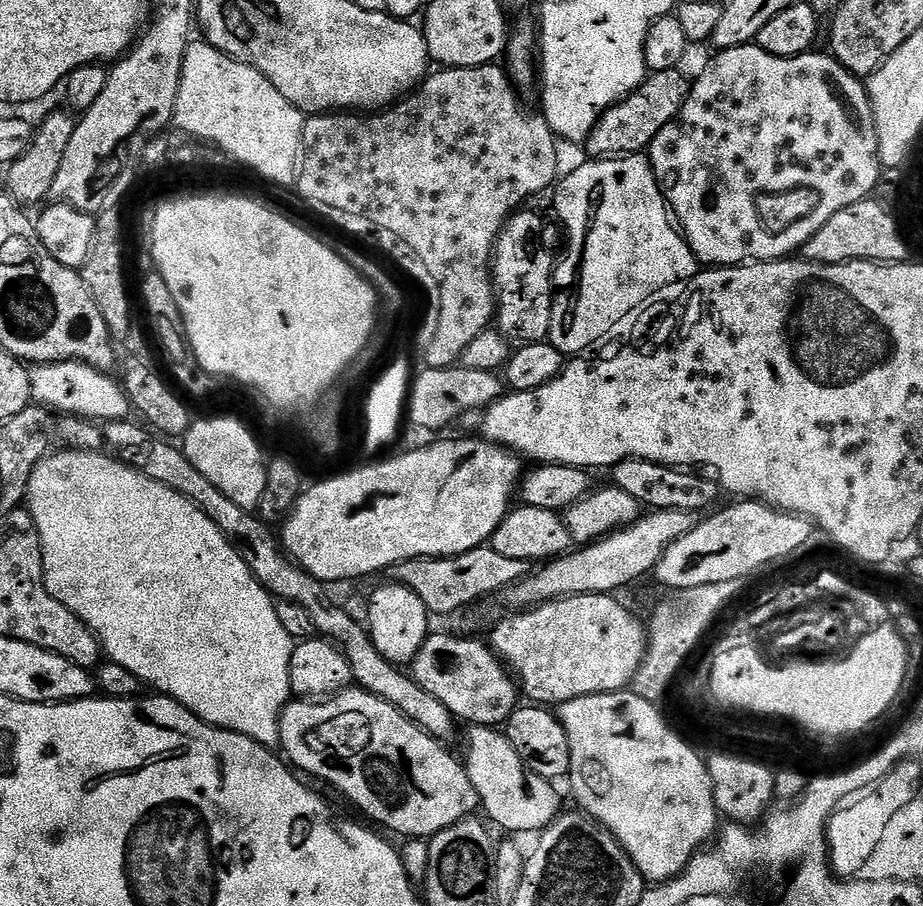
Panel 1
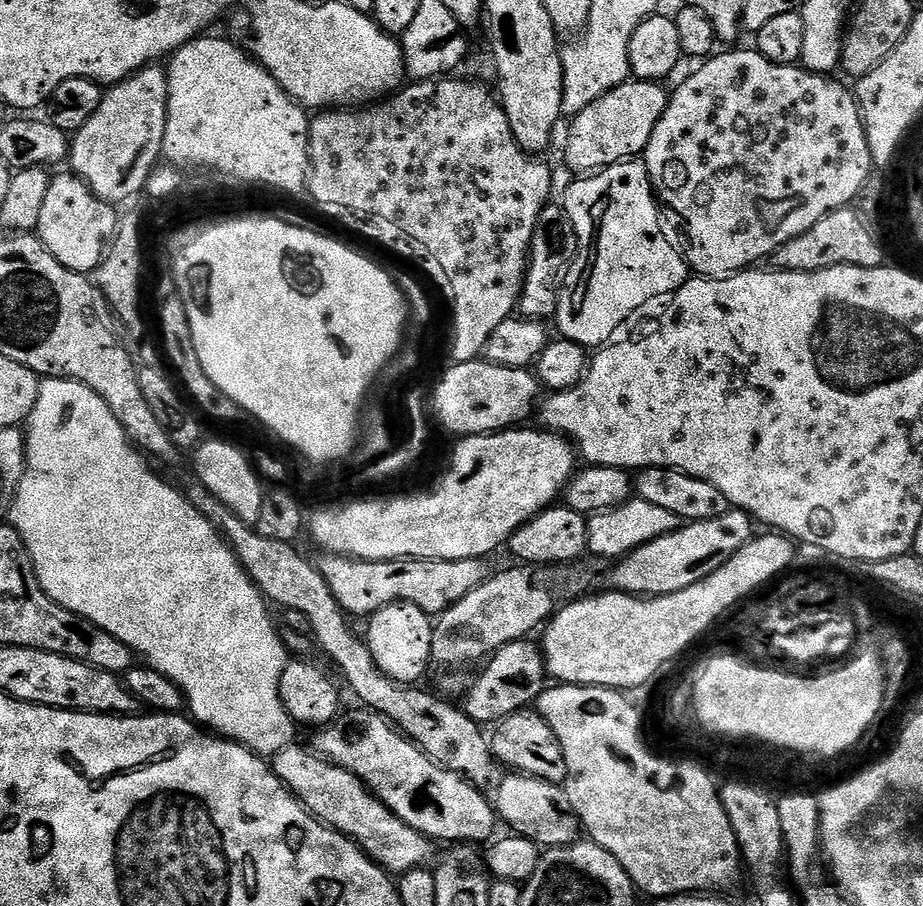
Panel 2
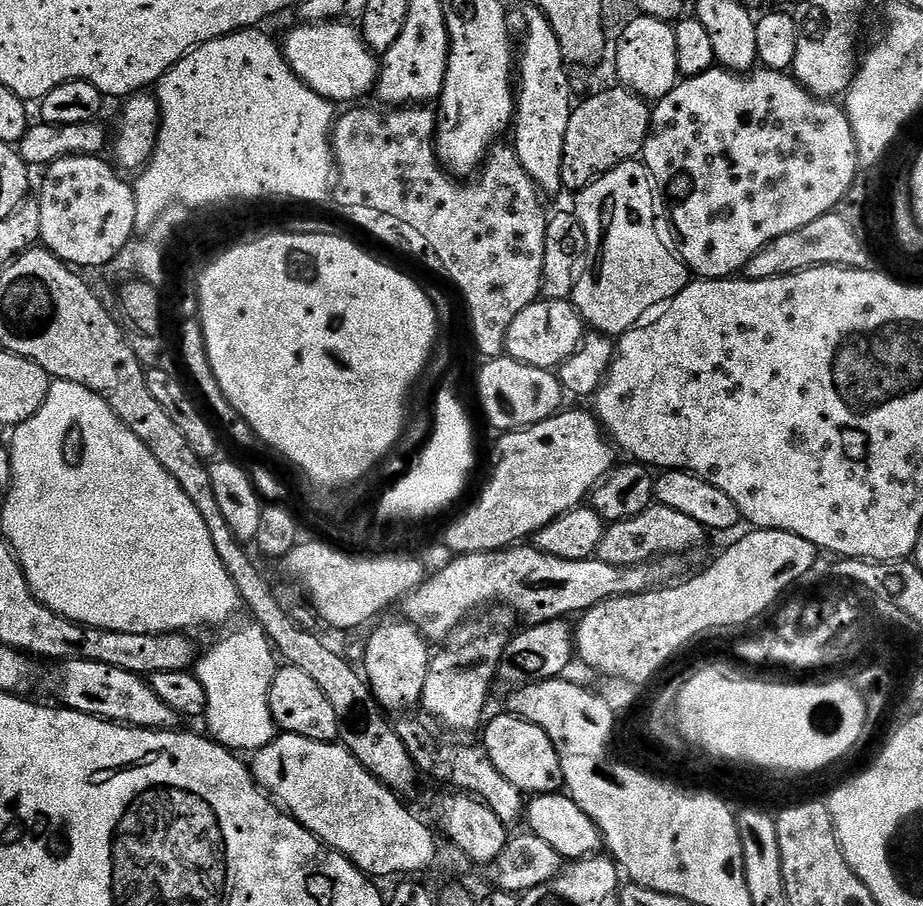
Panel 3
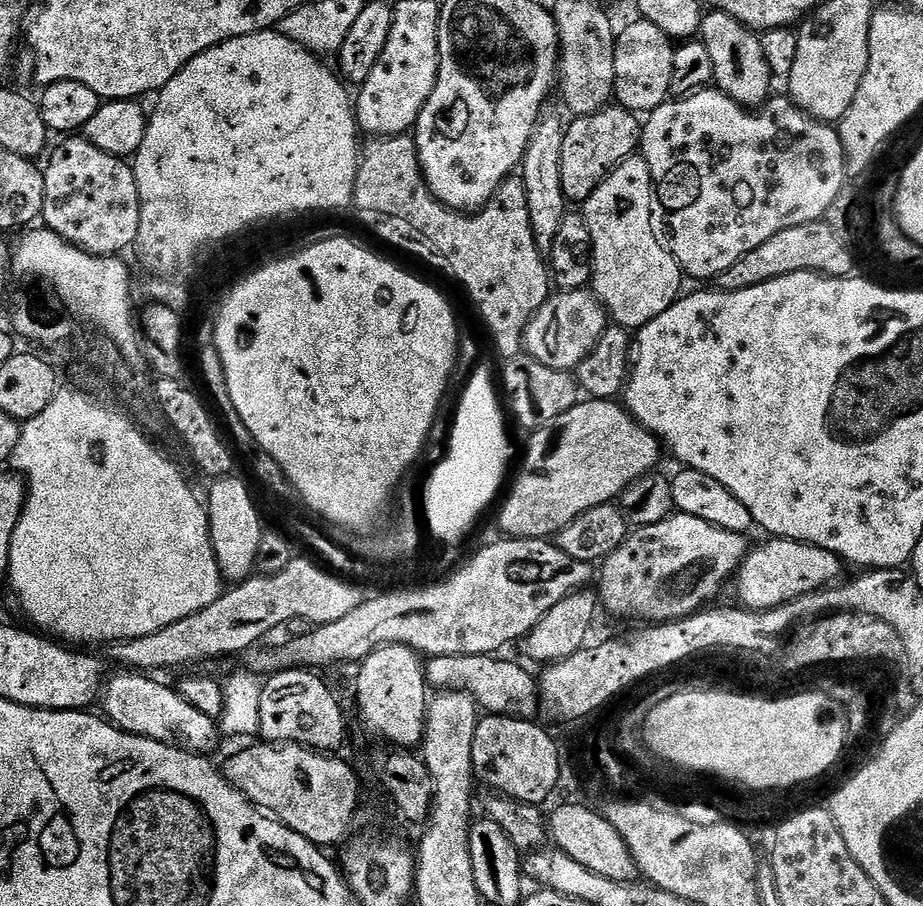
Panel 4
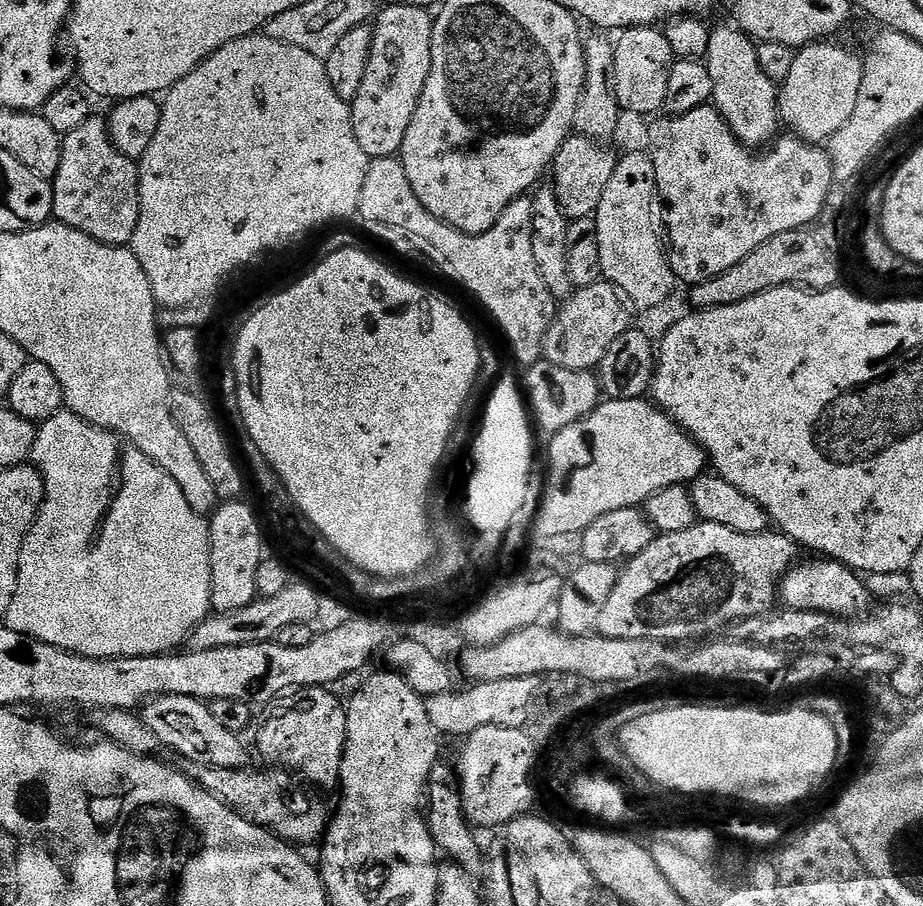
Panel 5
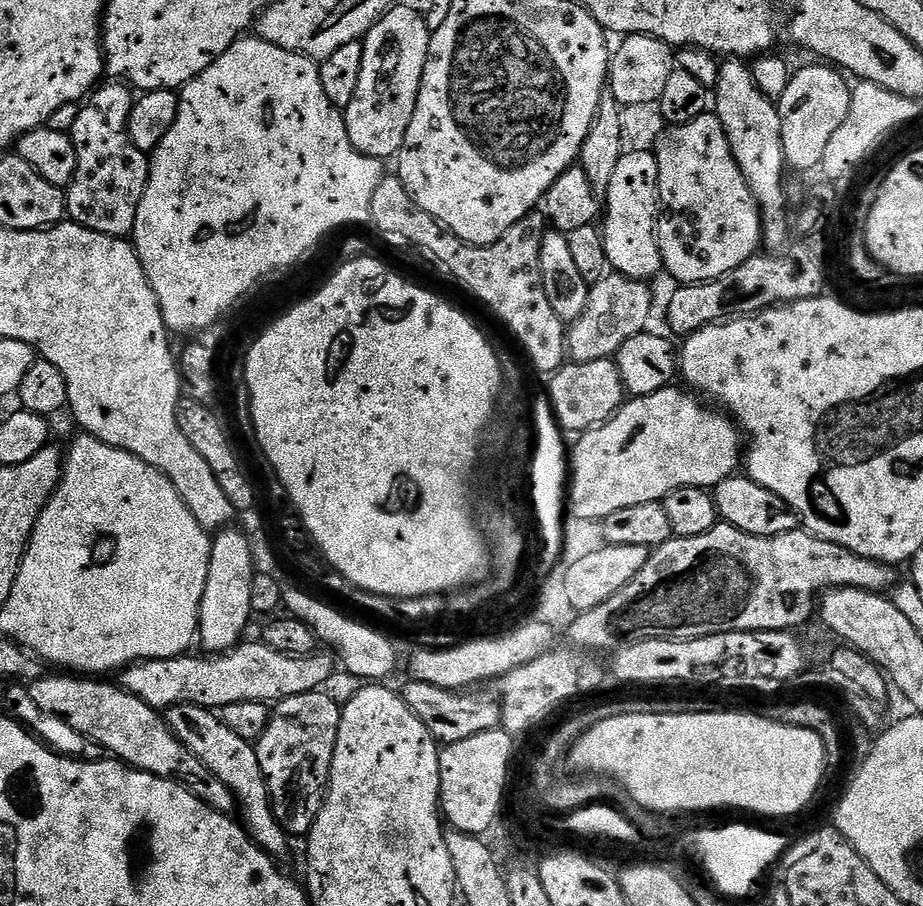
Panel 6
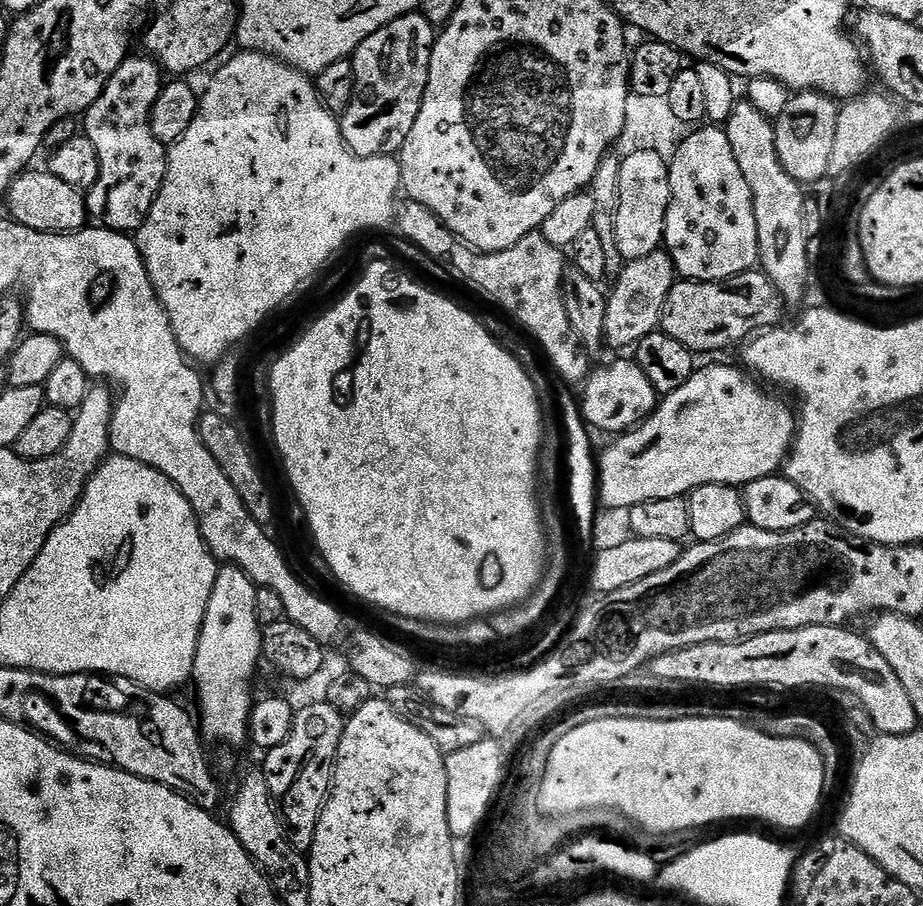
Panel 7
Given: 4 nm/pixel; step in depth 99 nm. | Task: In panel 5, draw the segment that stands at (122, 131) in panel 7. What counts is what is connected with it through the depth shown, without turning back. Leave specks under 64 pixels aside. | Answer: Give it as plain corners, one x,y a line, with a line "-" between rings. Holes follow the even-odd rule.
92,114
77,129
69,131
63,137
62,162
58,166
58,174
50,182
52,185
53,217
59,223
70,226
90,238
103,244
113,246
131,245
134,230
140,221
140,170
137,161
122,155
112,145
108,136
108,126
103,115

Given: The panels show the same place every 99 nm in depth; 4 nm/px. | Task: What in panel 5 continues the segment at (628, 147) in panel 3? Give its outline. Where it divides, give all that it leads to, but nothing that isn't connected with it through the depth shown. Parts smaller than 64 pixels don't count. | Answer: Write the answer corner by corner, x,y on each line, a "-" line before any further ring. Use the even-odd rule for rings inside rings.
573,134
558,150
556,159
550,168
550,180
558,198
558,206
562,206
562,214
570,222
587,220
595,217
598,206
602,202
602,194
606,194
606,186
610,182
610,174
614,174
618,156
599,140
591,140
586,136

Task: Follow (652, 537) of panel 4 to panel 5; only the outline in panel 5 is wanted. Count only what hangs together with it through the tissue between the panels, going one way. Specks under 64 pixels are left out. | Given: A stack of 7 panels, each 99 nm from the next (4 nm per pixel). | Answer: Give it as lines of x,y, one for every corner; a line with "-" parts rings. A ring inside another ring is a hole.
697,522
690,530
678,530
677,532
665,532
657,535
650,542
650,546
646,546
646,550
642,550
642,554
633,556
631,560
623,565
622,571
617,575
614,590
610,590
610,598
606,598
606,606
602,606
602,610
598,614
598,622
595,631
606,638
630,638
631,640
663,640
665,642
688,642
691,636
704,636
700,638
708,638
711,632
716,632
719,628
735,626
742,620
749,620
755,616
763,616
773,611
772,603
775,605
778,600
778,589
780,581
784,579
784,575
788,569
797,563
798,545
795,540
791,540
779,530
769,530
759,532
753,536
742,534
738,530
730,530
721,524
709,524
707,522

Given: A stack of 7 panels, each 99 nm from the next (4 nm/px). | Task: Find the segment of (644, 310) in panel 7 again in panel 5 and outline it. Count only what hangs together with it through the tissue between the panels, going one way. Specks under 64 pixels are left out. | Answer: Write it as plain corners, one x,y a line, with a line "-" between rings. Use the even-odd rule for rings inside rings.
607,282
575,289
559,305
554,322
544,339
543,359
571,372
599,369
602,358
606,358
606,350
610,350
611,344
628,332
628,312
630,308
624,297

